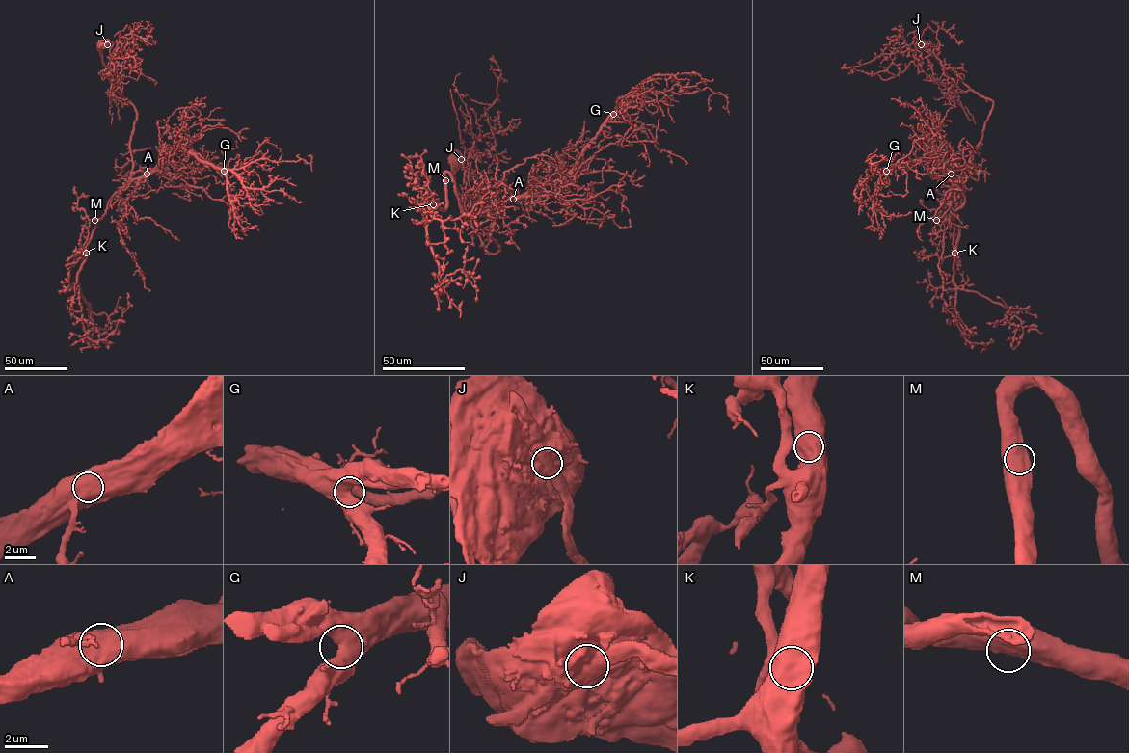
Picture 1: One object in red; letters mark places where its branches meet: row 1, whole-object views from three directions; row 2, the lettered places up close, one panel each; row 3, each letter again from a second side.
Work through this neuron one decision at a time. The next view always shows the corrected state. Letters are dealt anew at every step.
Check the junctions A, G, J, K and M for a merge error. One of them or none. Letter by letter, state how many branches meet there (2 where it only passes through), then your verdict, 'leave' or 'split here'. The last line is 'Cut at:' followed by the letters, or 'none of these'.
A: 1 branches meet; leave
G: 1 branches meet; leave
J: 1 branches meet; split here
K: 1 branches meet; leave
M: 1 branches meet; leave
Cut at: J

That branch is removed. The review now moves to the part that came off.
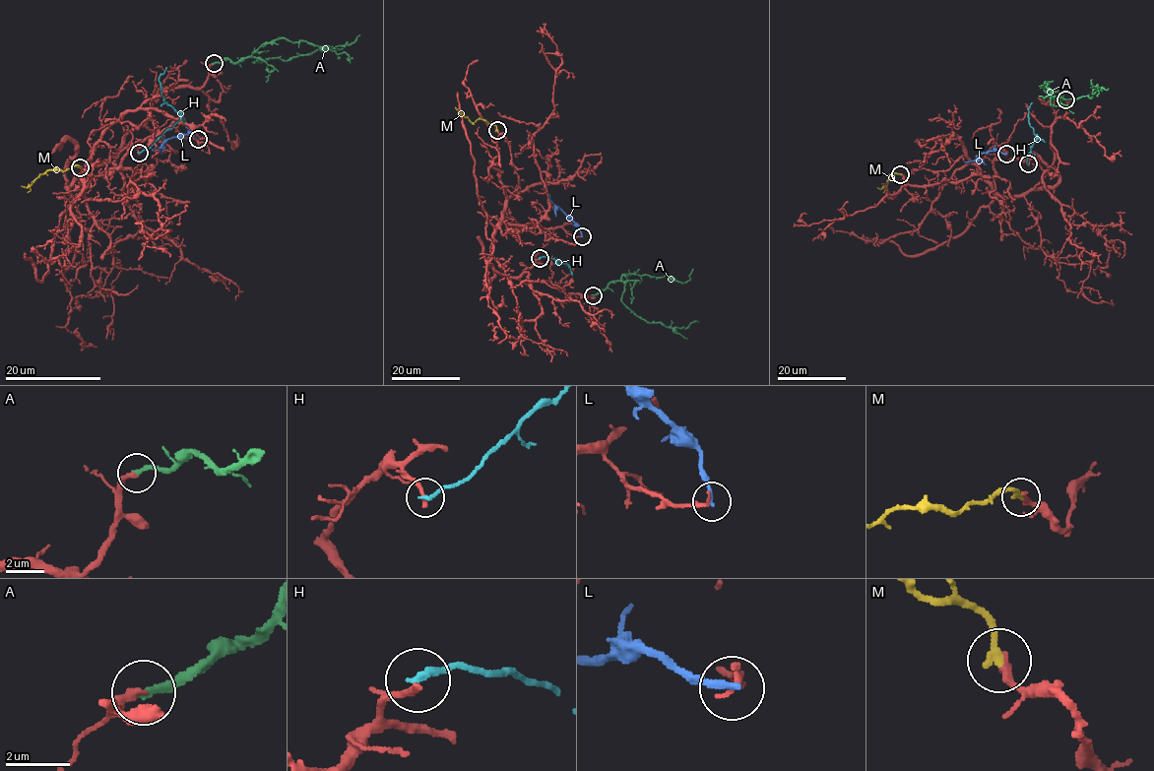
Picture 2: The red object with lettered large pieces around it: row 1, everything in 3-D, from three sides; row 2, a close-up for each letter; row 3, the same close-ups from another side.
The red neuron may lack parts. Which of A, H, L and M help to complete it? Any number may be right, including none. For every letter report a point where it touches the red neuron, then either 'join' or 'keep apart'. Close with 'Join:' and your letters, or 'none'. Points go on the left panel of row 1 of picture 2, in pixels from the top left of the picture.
A: contact (214, 63); join
H: contact (139, 153); keep apart
L: contact (198, 139); keep apart
M: contact (80, 167); join
Join: A, M

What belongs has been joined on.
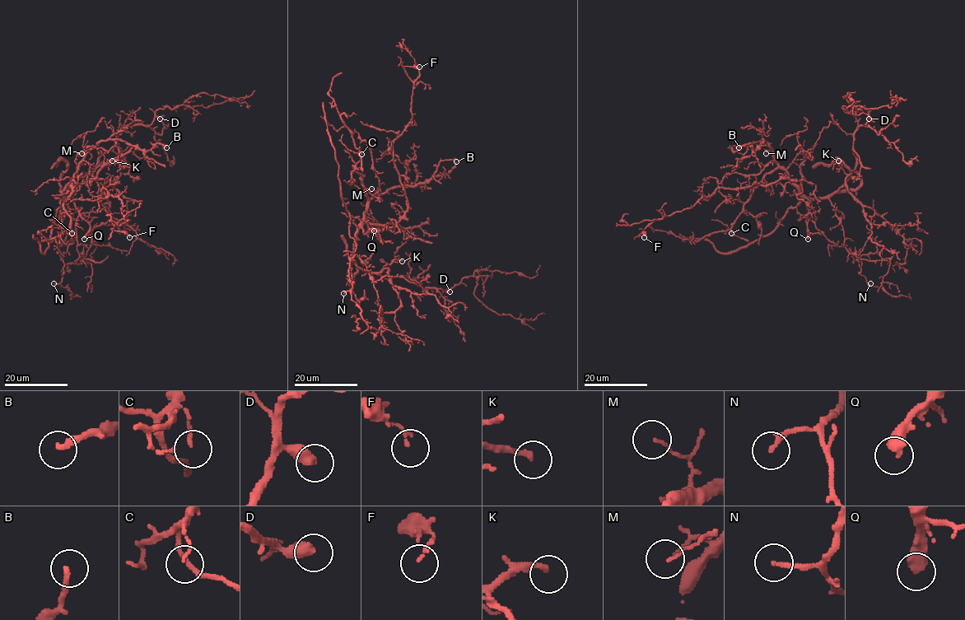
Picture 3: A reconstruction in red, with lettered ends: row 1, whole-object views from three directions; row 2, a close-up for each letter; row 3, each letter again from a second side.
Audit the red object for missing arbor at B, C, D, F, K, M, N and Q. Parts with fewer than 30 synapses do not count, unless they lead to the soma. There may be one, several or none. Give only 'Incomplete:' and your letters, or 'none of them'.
Incomplete: B, K, Q

